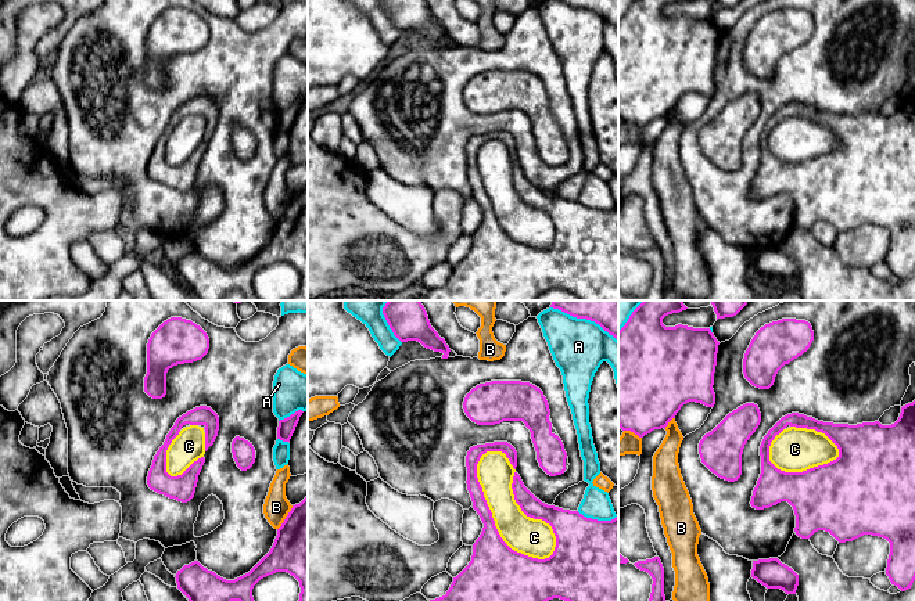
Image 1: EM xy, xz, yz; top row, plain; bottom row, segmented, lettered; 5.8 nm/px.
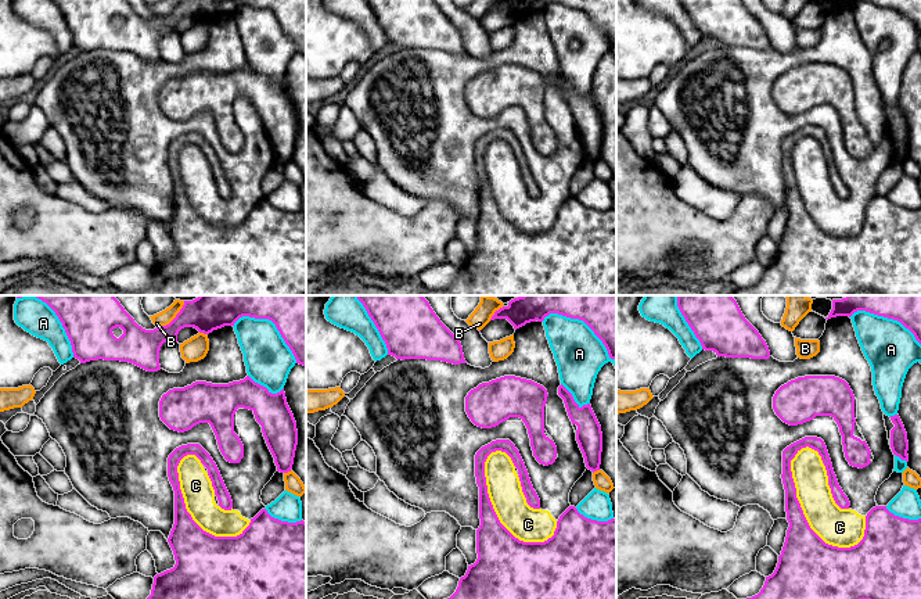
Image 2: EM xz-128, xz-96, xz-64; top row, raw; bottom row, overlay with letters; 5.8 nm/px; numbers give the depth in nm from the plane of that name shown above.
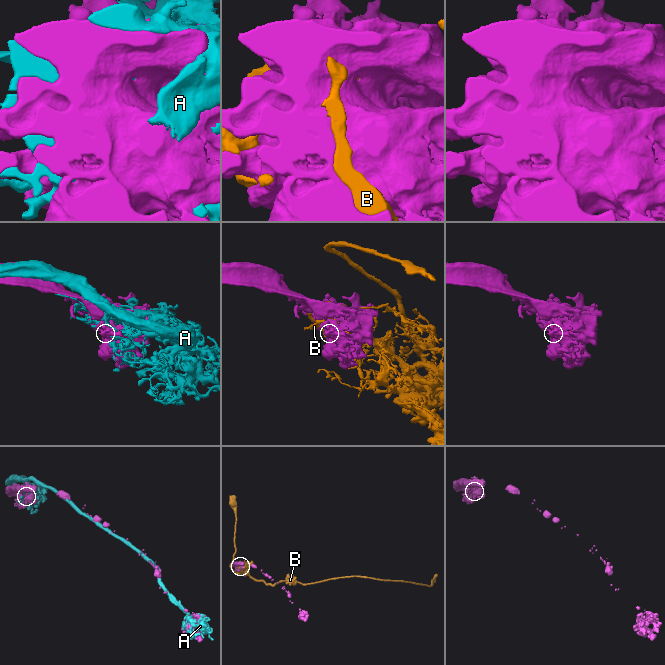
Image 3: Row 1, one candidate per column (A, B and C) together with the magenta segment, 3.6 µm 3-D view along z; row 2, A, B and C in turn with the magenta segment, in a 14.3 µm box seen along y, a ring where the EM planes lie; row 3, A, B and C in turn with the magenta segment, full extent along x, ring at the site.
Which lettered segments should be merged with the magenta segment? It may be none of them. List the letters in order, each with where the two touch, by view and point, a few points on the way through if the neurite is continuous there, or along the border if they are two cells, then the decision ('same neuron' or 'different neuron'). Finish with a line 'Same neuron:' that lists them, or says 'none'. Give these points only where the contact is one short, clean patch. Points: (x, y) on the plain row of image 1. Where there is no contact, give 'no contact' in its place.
A: contact xz (390, 17); different neuron
B: contact xy (286, 208); different neuron
C: contact xz (492, 208); same neuron
Same neuron: C

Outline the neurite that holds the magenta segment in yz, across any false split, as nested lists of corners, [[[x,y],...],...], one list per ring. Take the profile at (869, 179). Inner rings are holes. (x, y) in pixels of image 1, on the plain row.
[[[915,90],[901,97],[898,109],[891,115],[882,115],[879,111],[857,115],[833,114],[818,111],[804,104],[792,102],[782,107],[764,126],[760,136],[761,163],[751,186],[751,197],[756,199],[769,198],[781,191],[787,191],[796,205],[794,222],[801,228],[810,228],[815,222],[829,222],[839,233],[853,231],[864,224],[886,228],[890,233],[886,264],[891,274],[901,281],[911,278],[915,270]]]

